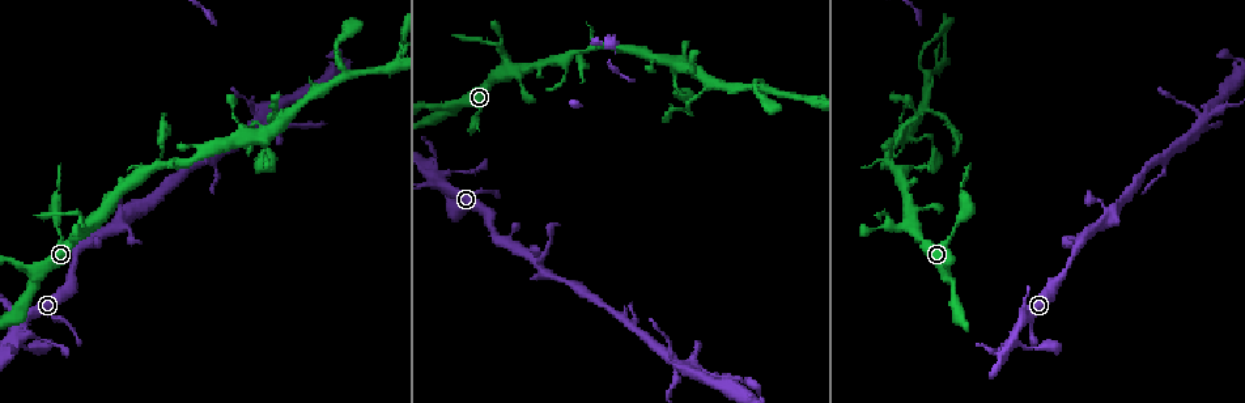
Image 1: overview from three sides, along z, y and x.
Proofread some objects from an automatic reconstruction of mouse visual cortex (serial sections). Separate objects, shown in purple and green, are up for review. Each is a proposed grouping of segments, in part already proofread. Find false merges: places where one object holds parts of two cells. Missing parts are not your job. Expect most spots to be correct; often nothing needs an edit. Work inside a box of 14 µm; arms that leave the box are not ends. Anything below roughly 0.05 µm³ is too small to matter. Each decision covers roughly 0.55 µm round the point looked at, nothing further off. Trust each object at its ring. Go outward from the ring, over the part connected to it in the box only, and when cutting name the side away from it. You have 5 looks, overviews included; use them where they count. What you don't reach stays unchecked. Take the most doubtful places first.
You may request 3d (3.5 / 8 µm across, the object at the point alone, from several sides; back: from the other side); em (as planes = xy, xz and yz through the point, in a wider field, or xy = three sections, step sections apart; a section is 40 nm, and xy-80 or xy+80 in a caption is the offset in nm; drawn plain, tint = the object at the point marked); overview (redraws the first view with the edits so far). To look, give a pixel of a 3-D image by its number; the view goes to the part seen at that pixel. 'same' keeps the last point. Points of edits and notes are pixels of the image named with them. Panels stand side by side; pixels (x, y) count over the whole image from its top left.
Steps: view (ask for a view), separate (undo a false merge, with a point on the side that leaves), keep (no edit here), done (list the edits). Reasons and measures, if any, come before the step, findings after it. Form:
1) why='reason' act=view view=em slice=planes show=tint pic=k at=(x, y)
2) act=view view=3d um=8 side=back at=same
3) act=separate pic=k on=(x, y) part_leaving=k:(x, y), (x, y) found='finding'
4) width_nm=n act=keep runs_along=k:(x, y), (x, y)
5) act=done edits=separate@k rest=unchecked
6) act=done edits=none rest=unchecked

act=view view=3d um=3.5 pic=1 at=(14, 338)

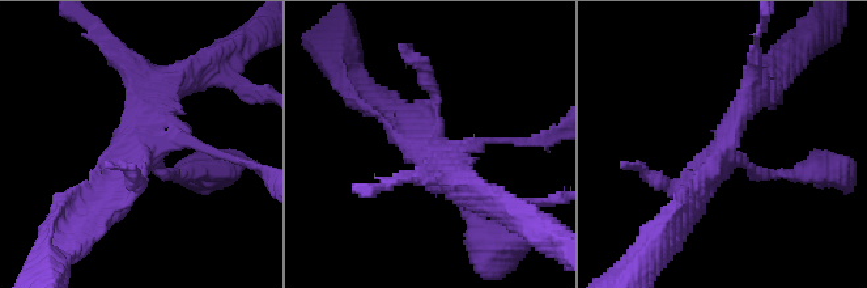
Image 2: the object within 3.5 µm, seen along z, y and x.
act=view view=em slice=xy step=5 show=tint pic=2 at=(724, 150)

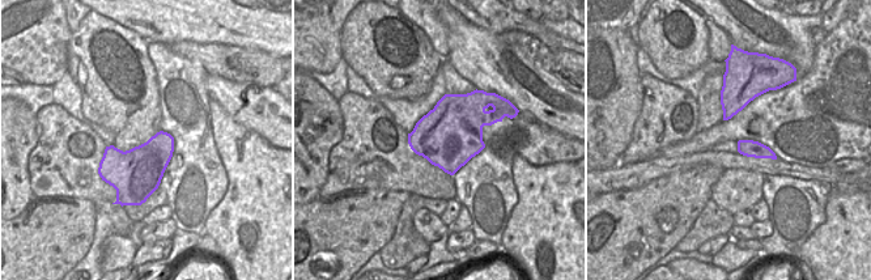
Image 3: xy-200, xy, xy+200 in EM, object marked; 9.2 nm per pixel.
width_nm=600 act=keep runs_along=2:(761, 84), (725, 156), (782, 172) found='continuous, no second cell'

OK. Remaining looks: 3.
why='two arms in line, one across' act=view view=3d um=3.5 pic=1 at=(92, 222)

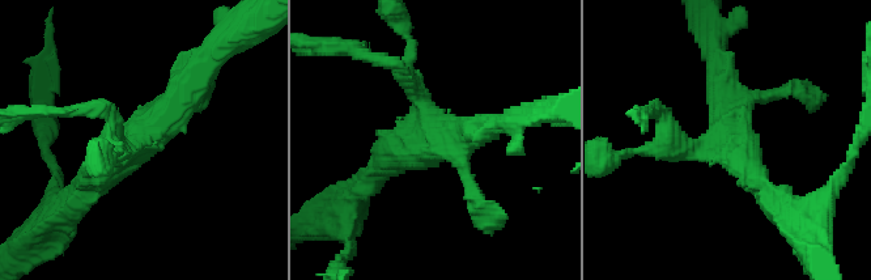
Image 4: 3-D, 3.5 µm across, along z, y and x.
why='shape alone is not enough' act=view view=em slice=xy step=2 show=tint pic=4 at=(734, 129)

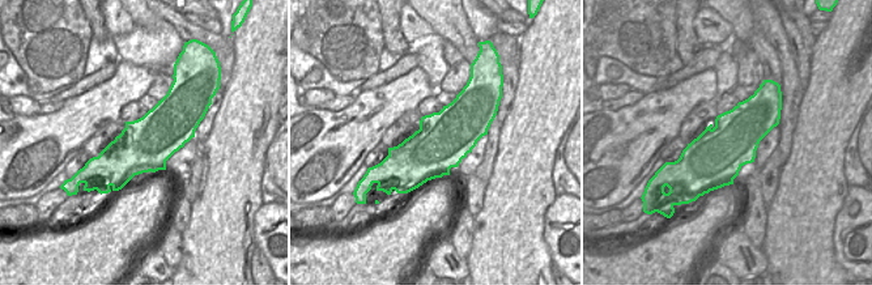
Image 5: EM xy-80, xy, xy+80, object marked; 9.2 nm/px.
act=keep runs_along=4:(89, 187), (202, 66) found='continuous, no second cell'

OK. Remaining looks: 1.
act=done edits=none rest=unchecked

